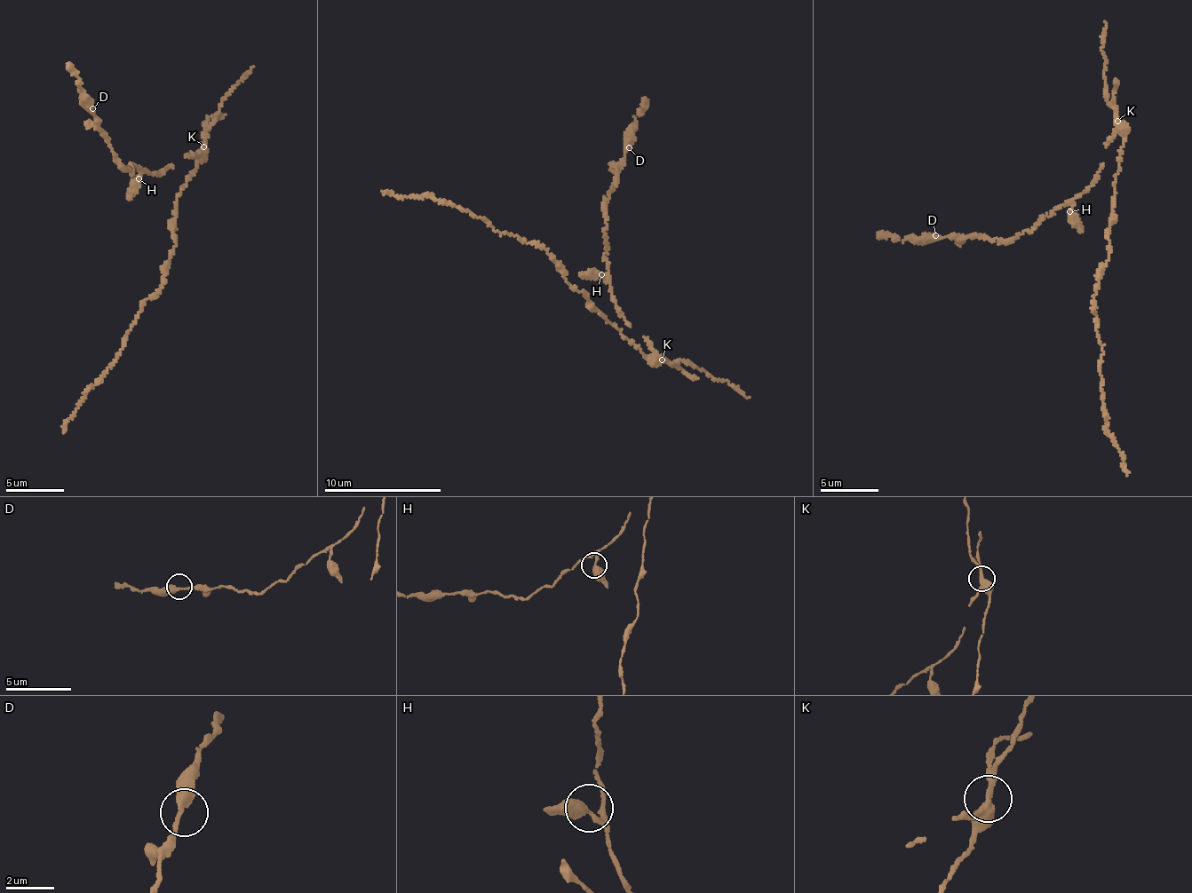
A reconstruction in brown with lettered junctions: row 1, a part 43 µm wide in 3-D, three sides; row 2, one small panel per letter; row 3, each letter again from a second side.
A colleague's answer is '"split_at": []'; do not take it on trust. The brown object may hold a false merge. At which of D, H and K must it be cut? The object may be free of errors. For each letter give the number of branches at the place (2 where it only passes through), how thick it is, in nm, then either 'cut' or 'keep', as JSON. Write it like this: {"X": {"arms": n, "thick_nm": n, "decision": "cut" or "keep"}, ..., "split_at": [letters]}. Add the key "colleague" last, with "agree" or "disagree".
{"D": {"arms": 2, "thick_nm": 320, "decision": "keep"}, "H": {"arms": 3, "thick_nm": 300, "decision": "keep"}, "K": {"arms": 3, "thick_nm": 320, "decision": "cut"}, "split_at": ["K"], "colleague": "disagree"}

